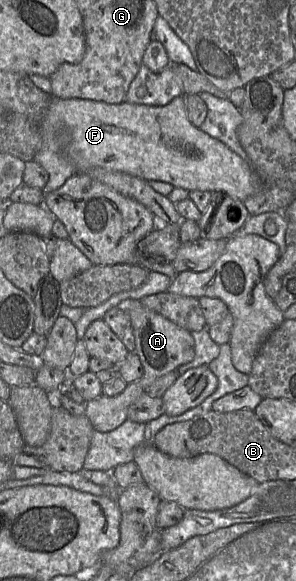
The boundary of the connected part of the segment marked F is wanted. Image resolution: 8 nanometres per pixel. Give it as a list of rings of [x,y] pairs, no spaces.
[[[180,95],[174,98],[171,102],[164,106],[149,106],[144,104],[133,104],[128,102],[122,102],[120,104],[108,104],[102,101],[87,100],[87,99],[61,99],[61,98],[51,98],[48,109],[45,115],[46,119],[51,121],[51,124],[62,123],[70,133],[70,142],[69,144],[60,151],[53,151],[44,147],[42,143],[42,122],[41,122],[41,147],[36,153],[34,160],[39,163],[49,175],[48,181],[42,191],[48,194],[51,191],[54,191],[61,187],[68,178],[73,176],[76,173],[87,172],[92,168],[103,168],[109,171],[122,172],[132,176],[142,178],[146,181],[158,180],[163,181],[169,184],[172,184],[174,187],[183,188],[185,190],[193,191],[209,191],[209,192],[222,192],[235,199],[240,201],[245,201],[247,198],[257,194],[262,190],[262,183],[258,175],[255,173],[251,164],[247,161],[244,161],[239,155],[232,151],[220,140],[211,137],[207,133],[203,132],[200,128],[194,126],[188,119],[186,113],[186,103],[185,95]]]

